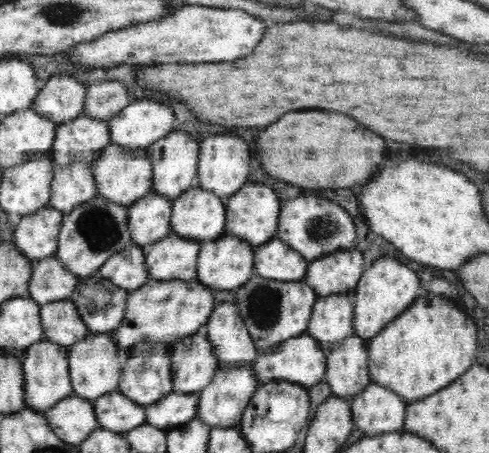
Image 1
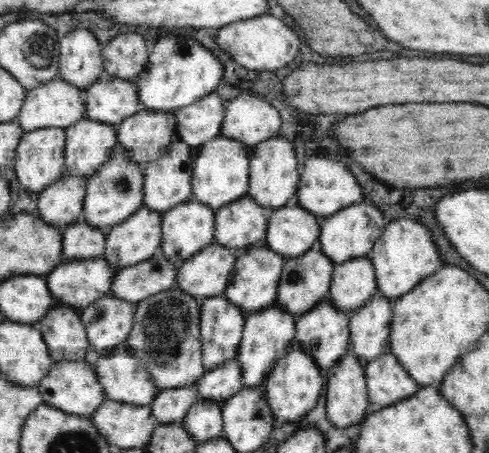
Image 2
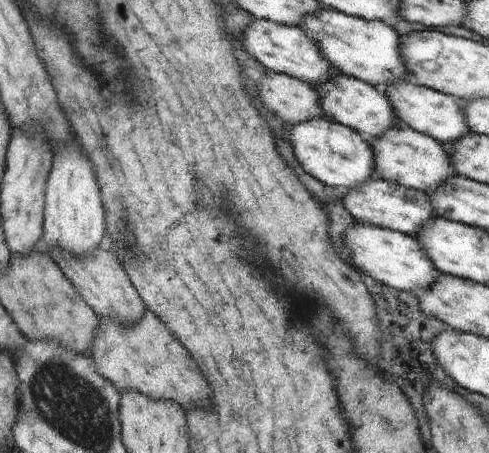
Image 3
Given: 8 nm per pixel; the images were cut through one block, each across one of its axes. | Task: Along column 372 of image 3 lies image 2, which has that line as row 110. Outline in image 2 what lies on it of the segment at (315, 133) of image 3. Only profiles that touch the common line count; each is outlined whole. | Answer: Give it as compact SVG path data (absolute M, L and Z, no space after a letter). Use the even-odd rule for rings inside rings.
M170 35L155 40L147 65L133 81L138 85L138 98L144 108L175 113L179 108L194 104L200 97L217 90L222 76L224 76L224 65L208 48L190 36Z

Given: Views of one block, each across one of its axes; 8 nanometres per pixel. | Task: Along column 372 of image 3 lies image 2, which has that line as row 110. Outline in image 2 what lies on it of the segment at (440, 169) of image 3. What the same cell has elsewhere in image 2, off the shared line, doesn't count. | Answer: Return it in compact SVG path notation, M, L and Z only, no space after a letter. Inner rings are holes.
M144 108L142 112L128 116L117 125L118 143L124 147L130 159L138 164L156 160L164 154L169 144L177 141L176 117L174 112L160 112Z

